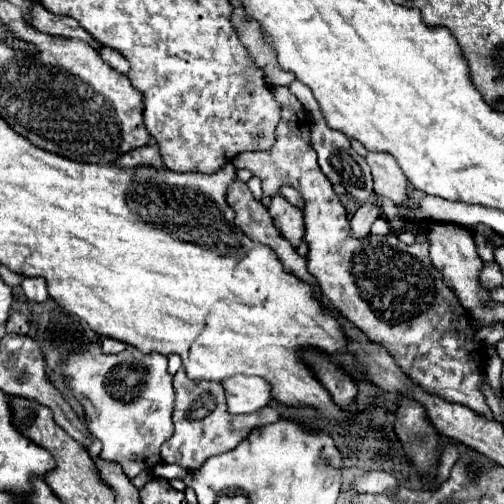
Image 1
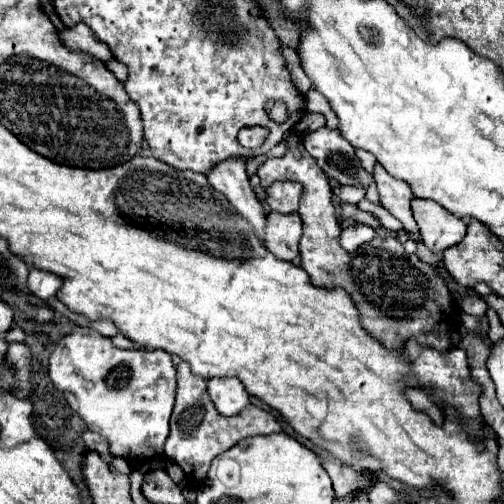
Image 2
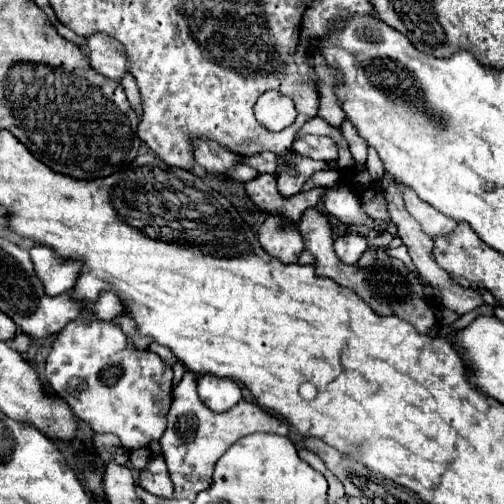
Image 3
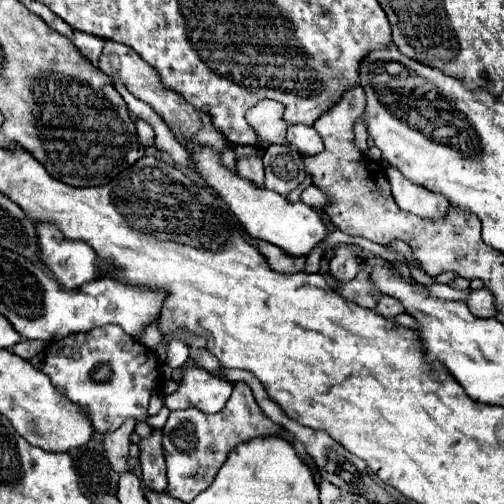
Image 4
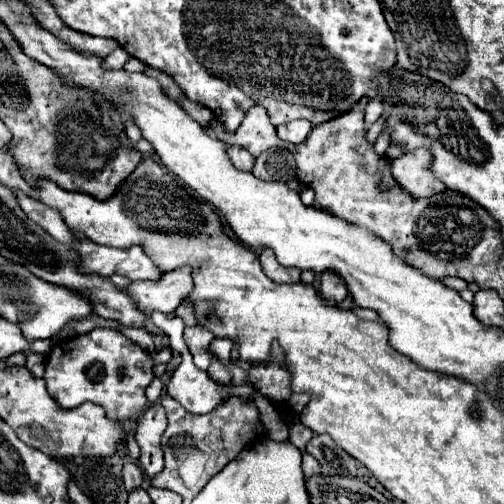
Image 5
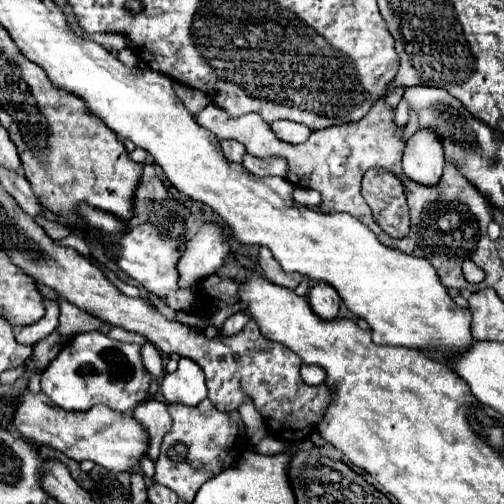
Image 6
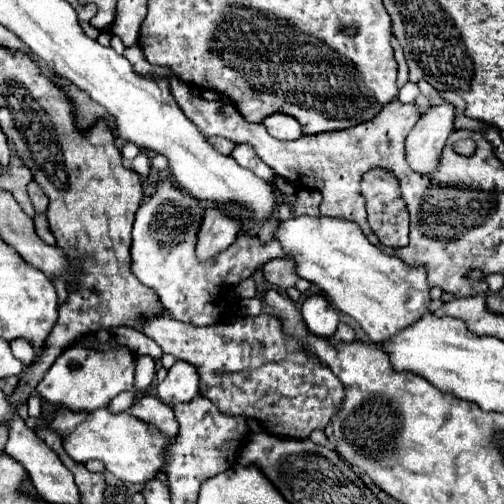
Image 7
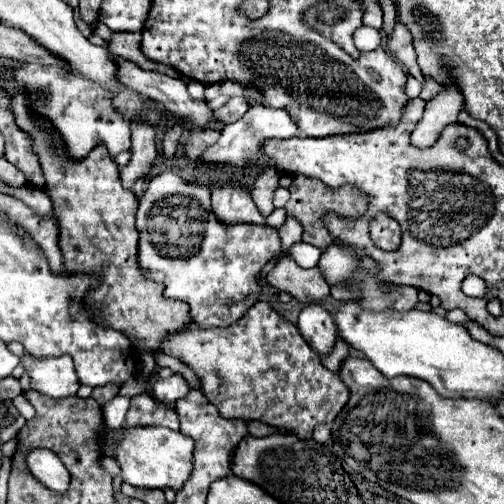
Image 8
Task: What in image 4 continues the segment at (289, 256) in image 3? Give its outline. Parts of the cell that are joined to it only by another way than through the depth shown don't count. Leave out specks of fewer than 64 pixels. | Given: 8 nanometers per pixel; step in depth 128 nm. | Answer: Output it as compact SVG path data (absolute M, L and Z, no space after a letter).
M264 240L258 242L258 250L260 254L266 258L266 262L270 264L270 268L274 272L302 272L306 258L304 260L288 260L288 256L284 256L284 252L280 252L280 248L276 248L274 244L268 244Z

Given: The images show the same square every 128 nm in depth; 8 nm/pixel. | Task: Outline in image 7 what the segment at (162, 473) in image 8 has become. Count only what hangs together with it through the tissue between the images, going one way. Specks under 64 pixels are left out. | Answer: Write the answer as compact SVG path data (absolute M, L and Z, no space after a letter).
M106 408L92 412L60 410L52 420L52 430L60 432L64 438L64 448L72 458L78 462L102 460L108 472L132 484L144 484L158 472L164 472L164 450L172 444L172 440L166 438L156 426L140 422L128 412L112 414Z

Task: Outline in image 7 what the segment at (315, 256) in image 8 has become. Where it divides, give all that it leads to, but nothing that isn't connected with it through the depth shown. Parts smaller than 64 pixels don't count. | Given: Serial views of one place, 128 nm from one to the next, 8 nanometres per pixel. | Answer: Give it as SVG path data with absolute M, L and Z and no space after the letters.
M172 178L158 180L156 192L146 198L134 220L132 230L132 274L144 284L158 292L160 302L174 314L176 320L194 326L218 324L226 314L226 304L218 302L218 290L232 290L242 280L250 278L272 258L286 258L280 242L272 238L268 244L260 242L250 232L240 232L234 244L202 262L196 258L196 234L204 218L200 200L184 194Z

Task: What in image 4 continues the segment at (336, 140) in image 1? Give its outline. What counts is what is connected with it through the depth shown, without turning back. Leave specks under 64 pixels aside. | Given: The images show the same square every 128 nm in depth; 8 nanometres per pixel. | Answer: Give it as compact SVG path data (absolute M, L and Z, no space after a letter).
M306 124L288 126L286 138L302 154L316 154L316 152L322 150L322 140L320 140L318 132L312 126L306 126Z

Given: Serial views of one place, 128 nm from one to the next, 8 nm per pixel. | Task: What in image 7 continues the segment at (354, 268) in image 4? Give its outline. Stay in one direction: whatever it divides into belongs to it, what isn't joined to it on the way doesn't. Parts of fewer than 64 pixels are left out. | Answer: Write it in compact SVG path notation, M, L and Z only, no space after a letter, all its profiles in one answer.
M310 296L302 304L300 314L312 336L320 336L320 338L334 336L338 326L338 312L322 296Z

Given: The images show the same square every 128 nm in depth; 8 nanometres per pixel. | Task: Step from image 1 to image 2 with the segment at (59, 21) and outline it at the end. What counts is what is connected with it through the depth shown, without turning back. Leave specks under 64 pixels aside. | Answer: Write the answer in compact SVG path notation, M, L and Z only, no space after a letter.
M78 24L76 28L70 28L70 30L66 28L60 36L62 36L62 42L70 50L88 54L88 56L92 56L92 60L100 60L102 64L106 64L106 62L110 62L114 58L110 48L108 48L108 44L100 42L94 36L94 32L88 26L84 26L84 24Z

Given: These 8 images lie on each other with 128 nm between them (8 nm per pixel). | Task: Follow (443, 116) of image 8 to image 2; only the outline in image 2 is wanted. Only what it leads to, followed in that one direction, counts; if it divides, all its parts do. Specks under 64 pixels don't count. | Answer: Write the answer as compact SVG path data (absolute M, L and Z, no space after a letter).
M414 198L412 214L420 228L420 236L424 236L422 242L436 254L442 254L446 248L452 248L452 244L464 238L466 224L450 212L444 212L444 208L432 200Z

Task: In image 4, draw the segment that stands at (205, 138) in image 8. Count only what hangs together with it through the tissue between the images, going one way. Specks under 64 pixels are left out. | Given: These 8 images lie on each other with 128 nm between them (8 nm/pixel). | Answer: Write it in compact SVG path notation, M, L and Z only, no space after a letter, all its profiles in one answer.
M250 156L250 158L238 158L236 160L236 172L240 176L244 176L246 180L252 180L254 184L264 186L264 168L262 168L262 160L258 156Z

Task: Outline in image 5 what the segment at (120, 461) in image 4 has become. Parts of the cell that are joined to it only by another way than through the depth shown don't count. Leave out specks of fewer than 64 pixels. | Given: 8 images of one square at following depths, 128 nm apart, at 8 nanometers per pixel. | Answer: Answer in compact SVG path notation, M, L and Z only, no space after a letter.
M128 462L128 464L124 466L122 474L124 474L124 486L126 486L128 492L132 492L134 488L140 488L142 482L144 482L142 470L140 470L136 464L132 464L132 462Z

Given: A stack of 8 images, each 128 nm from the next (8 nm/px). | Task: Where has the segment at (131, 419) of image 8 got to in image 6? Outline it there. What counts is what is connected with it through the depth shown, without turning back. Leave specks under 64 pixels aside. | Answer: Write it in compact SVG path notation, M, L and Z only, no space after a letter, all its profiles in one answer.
M156 398L146 400L144 404L134 408L134 418L148 430L150 434L150 448L148 448L148 458L156 460L160 452L162 438L170 432L172 428L172 416L168 412L168 406Z

